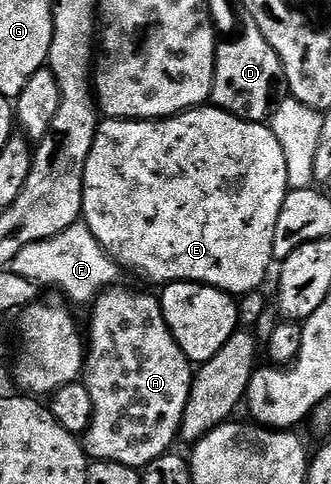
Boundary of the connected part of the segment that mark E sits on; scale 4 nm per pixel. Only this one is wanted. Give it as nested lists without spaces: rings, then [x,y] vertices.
[[[195,107],[176,117],[156,121],[106,119],[98,126],[98,134],[94,137],[92,151],[84,167],[81,220],[100,242],[103,251],[120,263],[123,270],[132,267],[152,281],[195,281],[198,285],[211,285],[213,289],[221,289],[224,293],[239,295],[238,293],[250,293],[253,289],[260,288],[266,272],[272,266],[272,235],[276,235],[276,219],[280,219],[280,207],[287,192],[288,163],[284,163],[284,151],[280,151],[280,143],[269,124],[241,121],[217,107]]]

